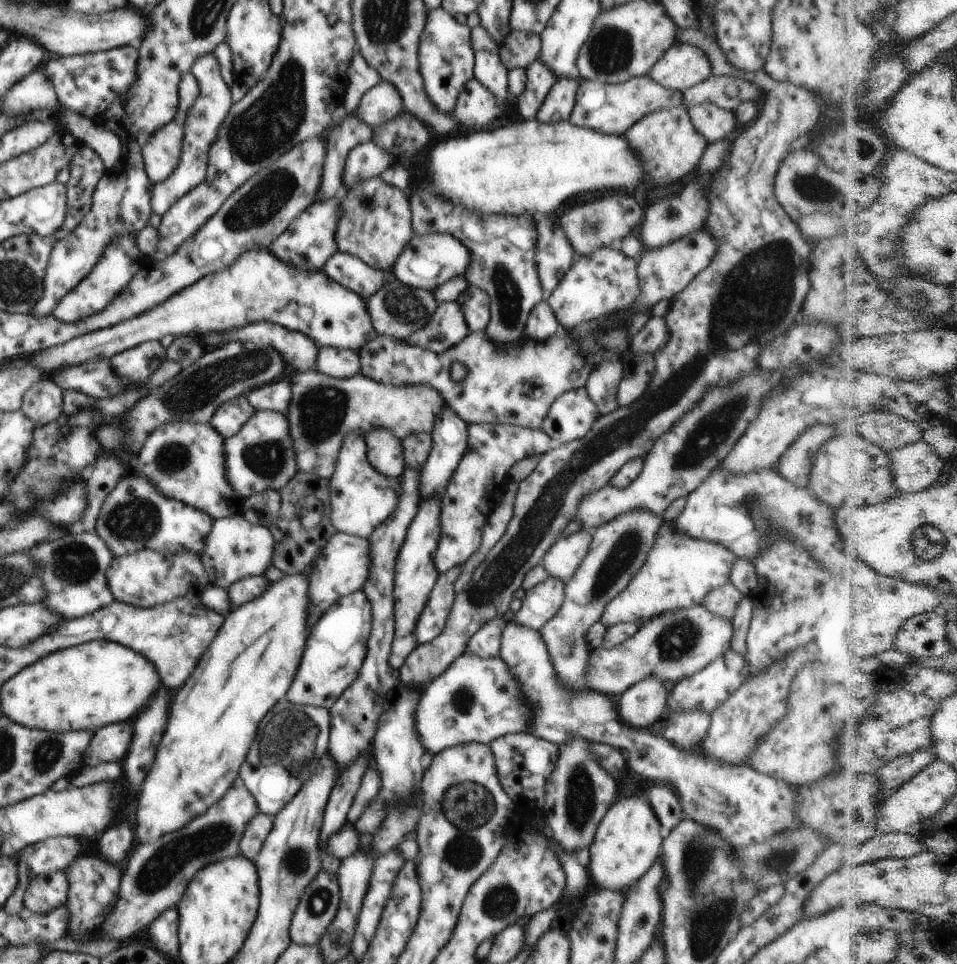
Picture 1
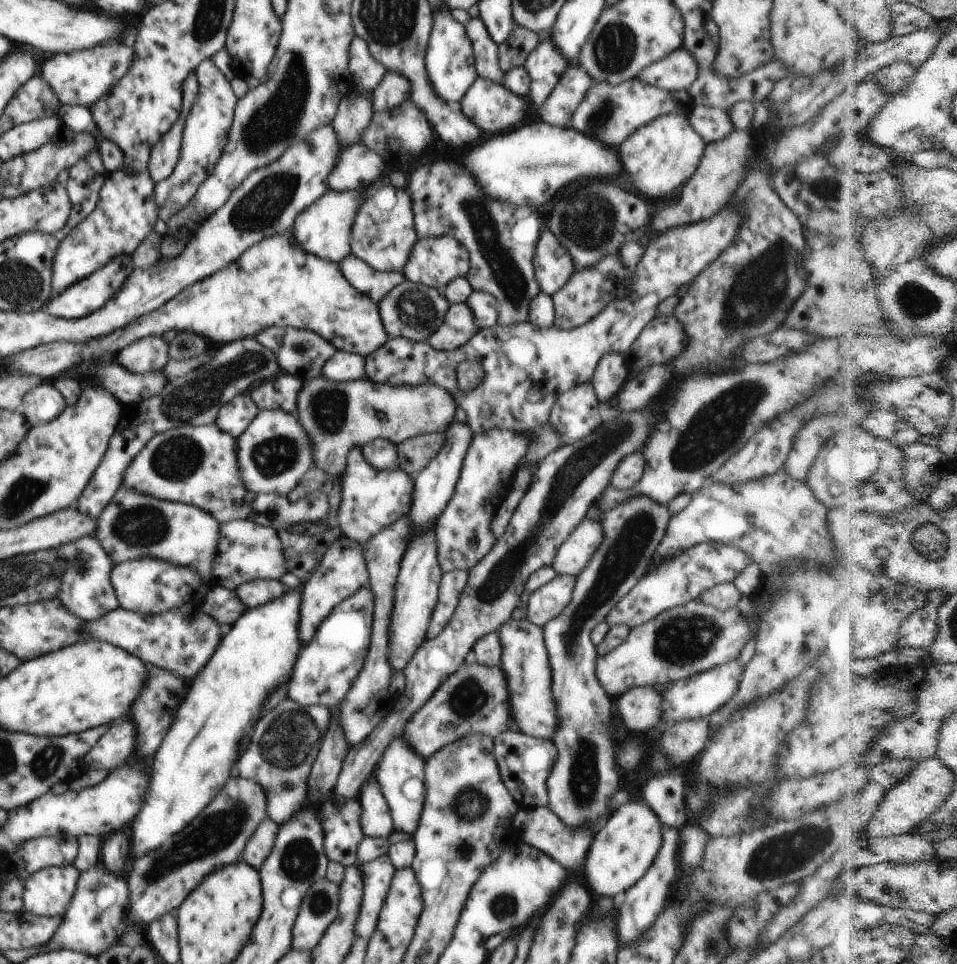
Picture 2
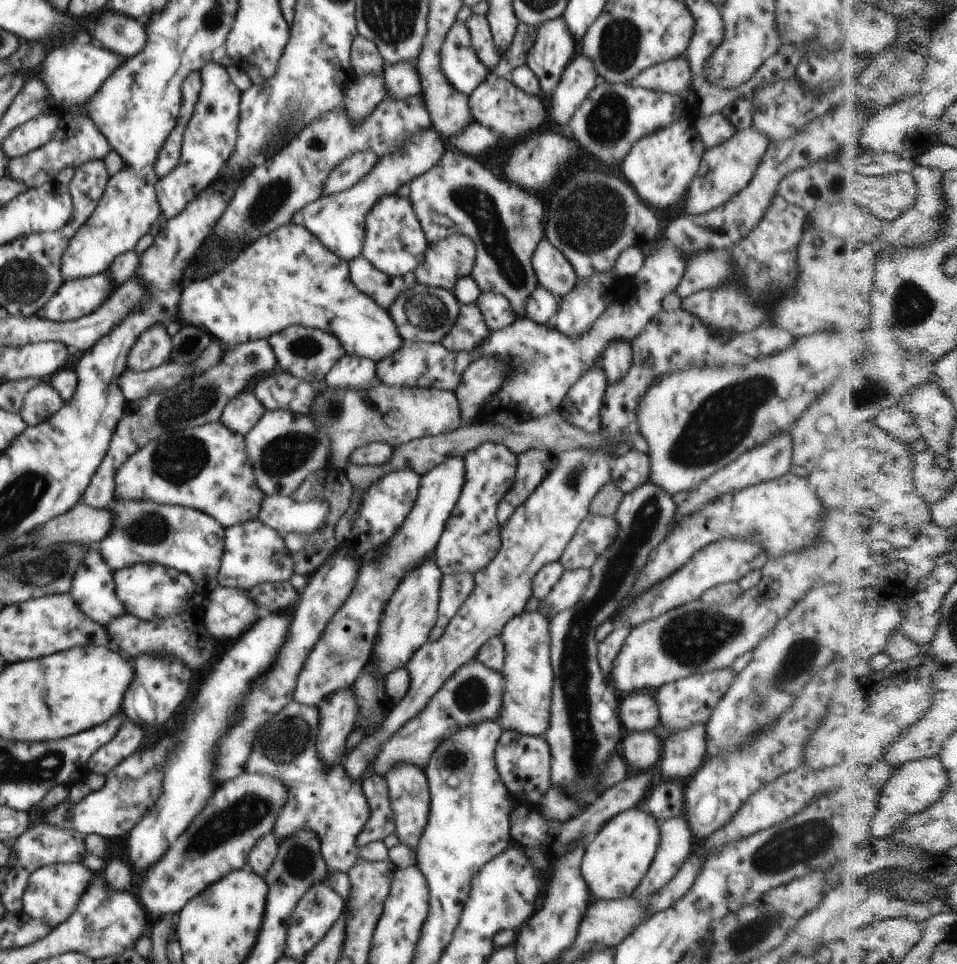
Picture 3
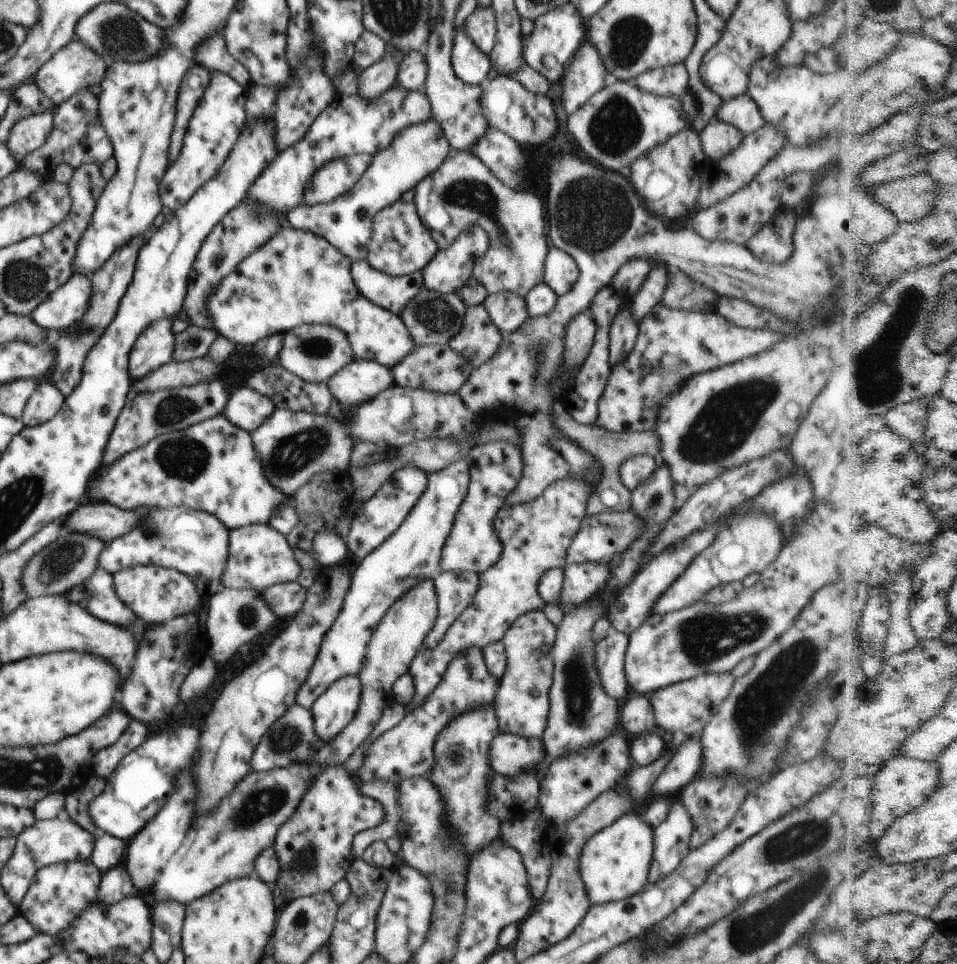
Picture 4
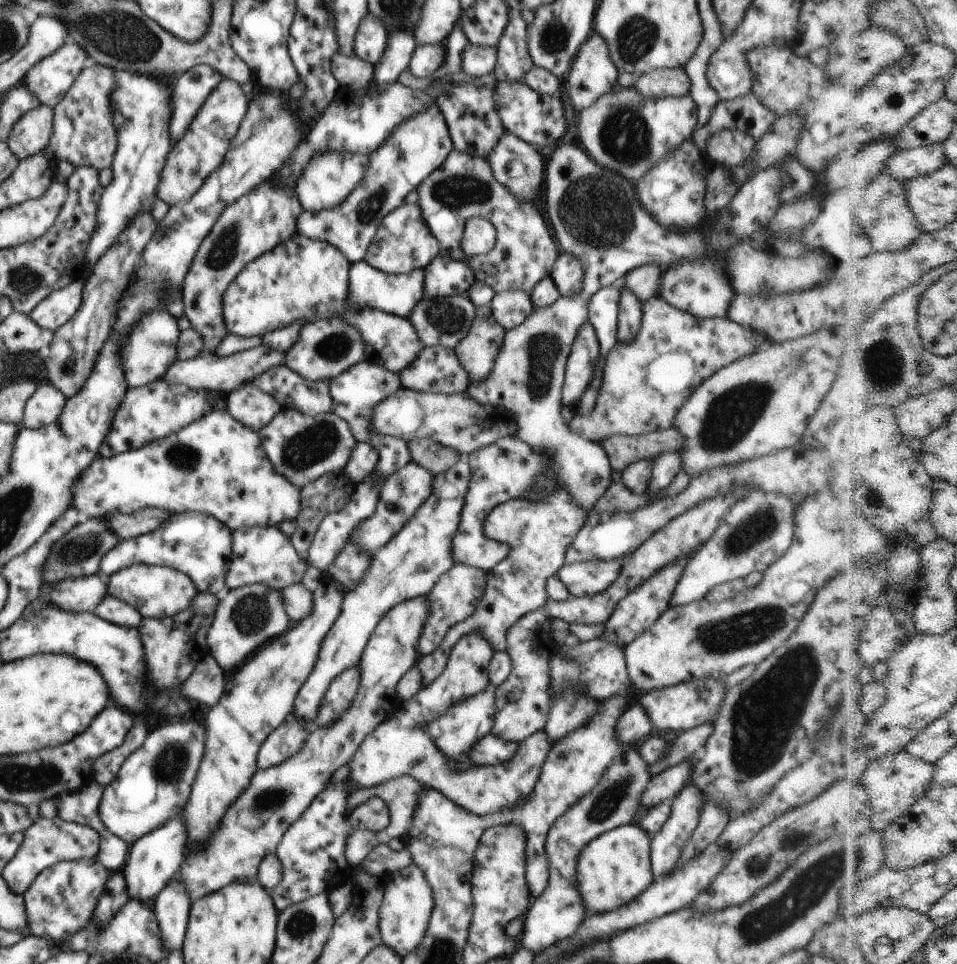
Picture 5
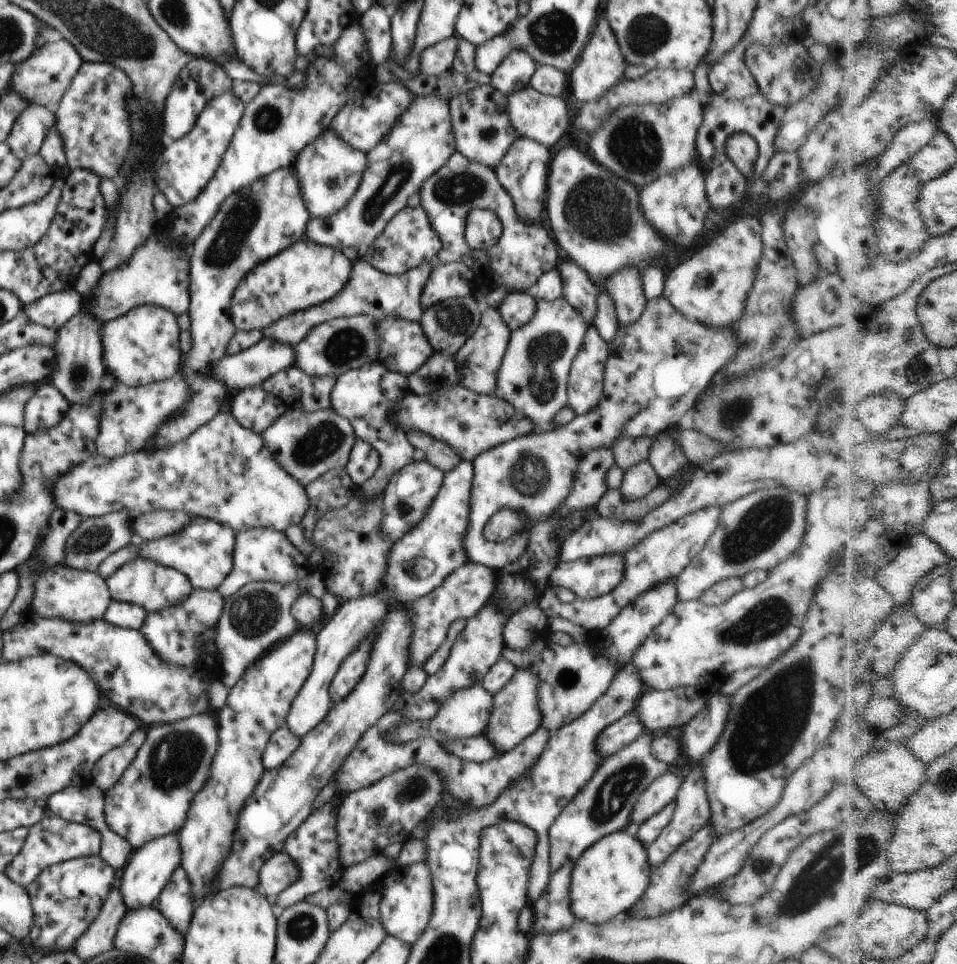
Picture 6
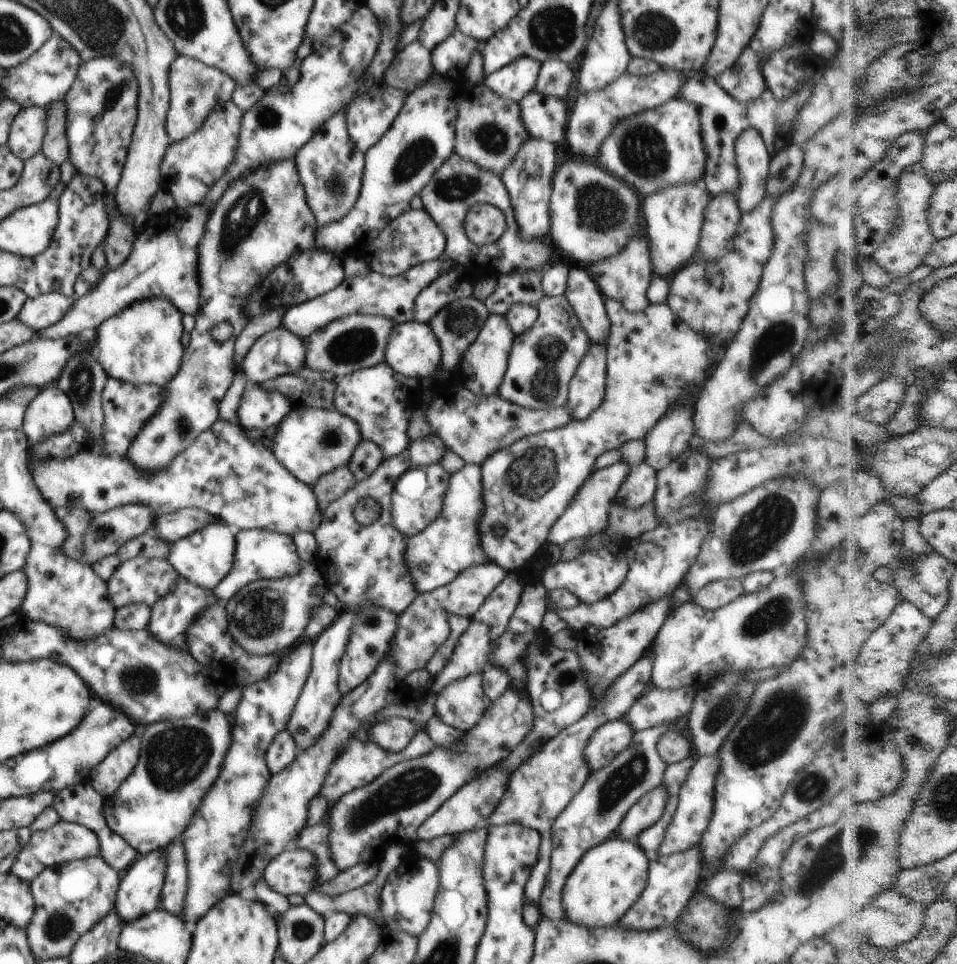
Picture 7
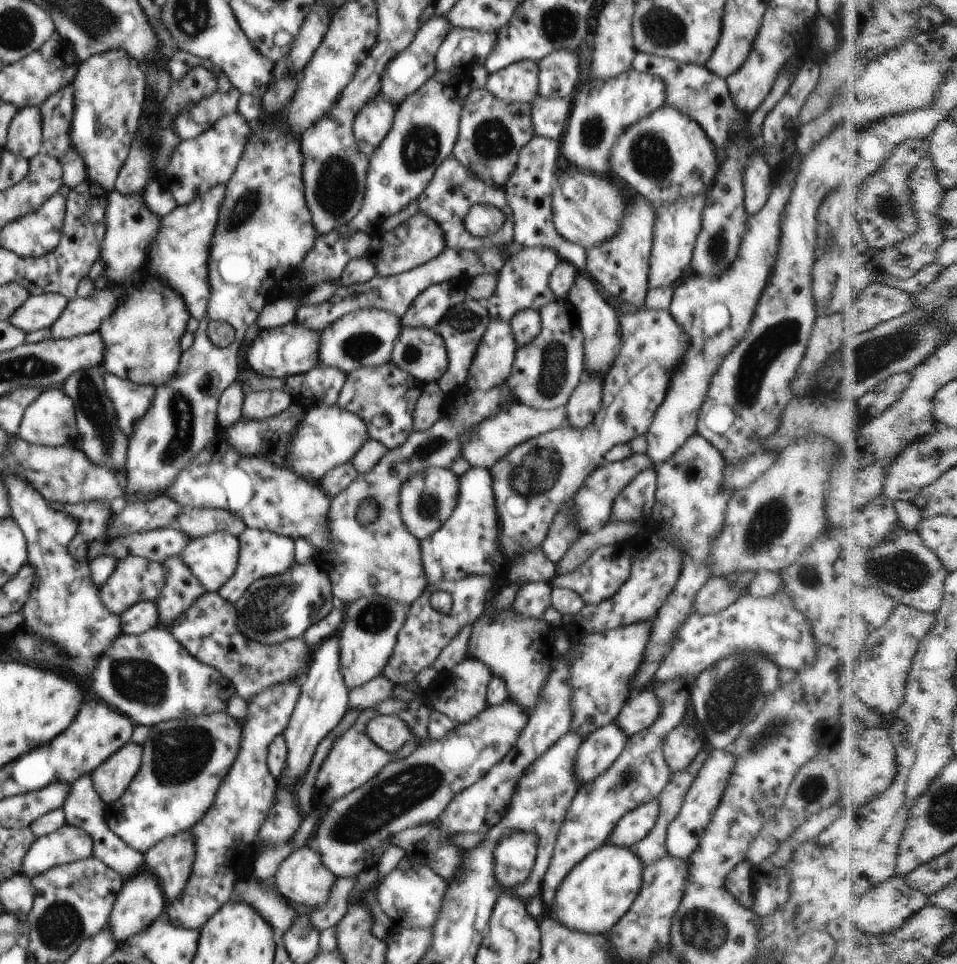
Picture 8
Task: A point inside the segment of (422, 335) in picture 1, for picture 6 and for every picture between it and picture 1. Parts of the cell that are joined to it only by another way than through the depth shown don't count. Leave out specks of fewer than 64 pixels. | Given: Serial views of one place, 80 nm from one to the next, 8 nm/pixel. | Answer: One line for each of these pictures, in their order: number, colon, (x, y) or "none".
2: (459, 326)
3: (470, 330)
4: (478, 340)
5: (477, 351)
6: (478, 361)

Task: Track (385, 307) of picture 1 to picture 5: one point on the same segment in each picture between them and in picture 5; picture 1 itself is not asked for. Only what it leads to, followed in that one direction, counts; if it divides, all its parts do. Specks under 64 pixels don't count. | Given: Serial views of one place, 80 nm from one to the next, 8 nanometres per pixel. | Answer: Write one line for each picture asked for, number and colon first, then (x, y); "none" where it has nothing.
2: (414, 311)
3: (423, 314)
4: (432, 318)
5: (445, 321)

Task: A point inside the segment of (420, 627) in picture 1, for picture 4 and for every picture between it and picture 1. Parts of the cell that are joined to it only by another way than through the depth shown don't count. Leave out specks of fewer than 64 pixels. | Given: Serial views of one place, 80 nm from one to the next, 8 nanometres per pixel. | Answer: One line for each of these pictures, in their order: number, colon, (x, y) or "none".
2: (452, 584)
3: (454, 589)
4: (455, 591)

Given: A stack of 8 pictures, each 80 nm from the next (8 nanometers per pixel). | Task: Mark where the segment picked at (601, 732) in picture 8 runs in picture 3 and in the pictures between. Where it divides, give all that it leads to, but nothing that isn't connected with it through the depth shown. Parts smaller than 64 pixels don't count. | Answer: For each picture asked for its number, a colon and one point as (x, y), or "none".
3: (639, 712)
4: (637, 717)
5: (634, 725)
6: (626, 729)
7: (610, 739)

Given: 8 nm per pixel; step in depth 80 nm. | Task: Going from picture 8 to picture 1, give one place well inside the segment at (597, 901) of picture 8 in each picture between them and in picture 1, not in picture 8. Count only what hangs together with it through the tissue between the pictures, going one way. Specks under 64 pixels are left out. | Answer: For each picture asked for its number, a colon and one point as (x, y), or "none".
1: (628, 841)
2: (622, 850)
3: (618, 856)
4: (614, 865)
5: (615, 868)
6: (611, 875)
7: (612, 876)

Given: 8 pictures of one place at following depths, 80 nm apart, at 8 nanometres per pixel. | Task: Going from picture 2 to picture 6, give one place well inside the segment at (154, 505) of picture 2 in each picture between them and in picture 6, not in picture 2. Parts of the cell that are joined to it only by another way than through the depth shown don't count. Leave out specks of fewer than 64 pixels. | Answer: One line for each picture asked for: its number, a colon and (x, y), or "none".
3: (192, 542)
4: (196, 543)
5: (197, 544)
6: (203, 551)

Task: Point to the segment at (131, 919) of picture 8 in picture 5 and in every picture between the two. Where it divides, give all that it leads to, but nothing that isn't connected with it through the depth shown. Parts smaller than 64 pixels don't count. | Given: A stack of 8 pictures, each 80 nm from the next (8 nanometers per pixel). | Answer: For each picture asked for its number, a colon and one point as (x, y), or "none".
5: (151, 862)
6: (149, 868)
7: (140, 894)

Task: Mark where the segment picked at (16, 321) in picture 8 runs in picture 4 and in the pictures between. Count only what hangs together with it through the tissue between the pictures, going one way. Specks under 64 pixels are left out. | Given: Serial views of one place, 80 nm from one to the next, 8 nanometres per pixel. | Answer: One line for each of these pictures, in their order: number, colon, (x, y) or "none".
4: (67, 304)
5: (57, 308)
6: (53, 310)
7: (39, 313)

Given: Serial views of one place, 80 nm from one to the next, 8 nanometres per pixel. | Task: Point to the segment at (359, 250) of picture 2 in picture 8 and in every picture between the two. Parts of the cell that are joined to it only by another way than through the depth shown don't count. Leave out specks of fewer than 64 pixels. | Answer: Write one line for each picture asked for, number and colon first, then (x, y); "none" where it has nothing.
3: (395, 243)
4: (400, 244)
5: (403, 242)
6: (408, 240)
7: (412, 238)
8: (418, 240)

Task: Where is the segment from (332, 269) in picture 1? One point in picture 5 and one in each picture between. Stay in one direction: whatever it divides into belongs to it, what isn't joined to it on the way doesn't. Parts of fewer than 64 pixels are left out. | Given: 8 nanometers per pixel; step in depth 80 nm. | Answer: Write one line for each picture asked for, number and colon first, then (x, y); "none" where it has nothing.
2: (376, 284)
3: (384, 289)
4: (393, 293)
5: (369, 287)

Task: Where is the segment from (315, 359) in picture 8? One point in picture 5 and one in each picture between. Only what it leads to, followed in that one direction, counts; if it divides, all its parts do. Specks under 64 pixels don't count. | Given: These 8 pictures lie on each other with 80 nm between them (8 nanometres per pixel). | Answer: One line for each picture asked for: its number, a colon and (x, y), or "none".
5: (221, 374)
6: (251, 367)
7: (278, 352)

